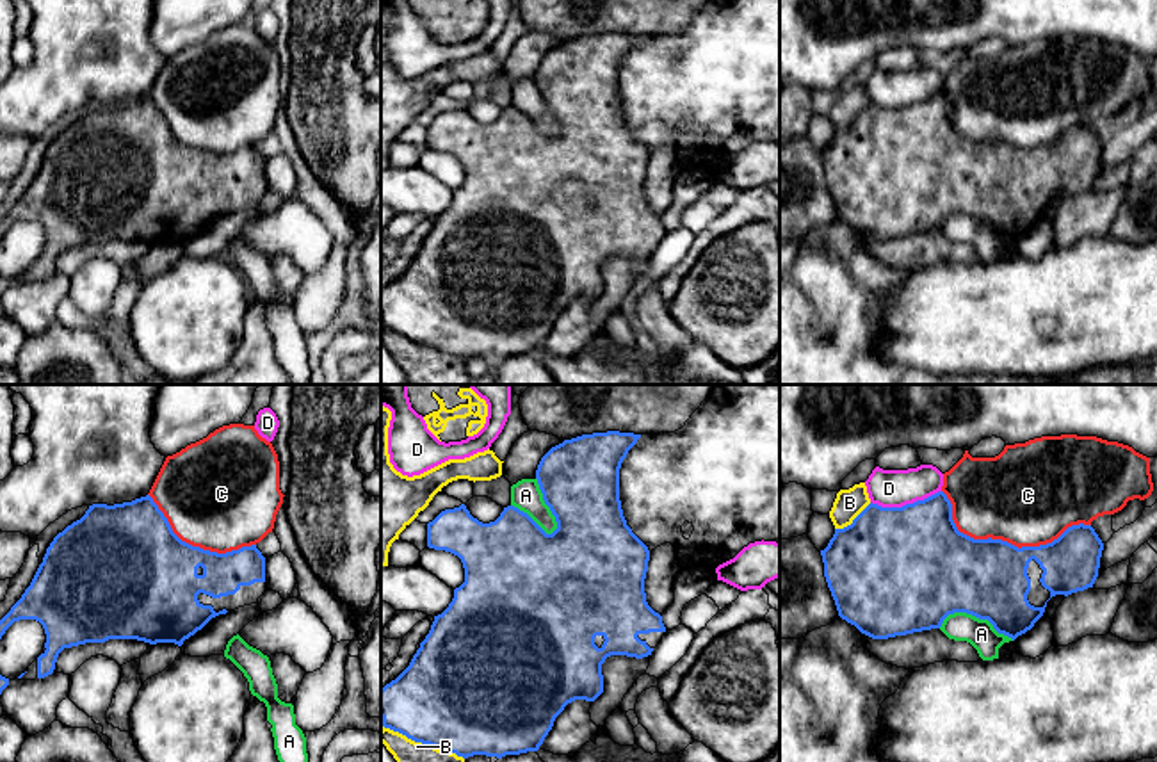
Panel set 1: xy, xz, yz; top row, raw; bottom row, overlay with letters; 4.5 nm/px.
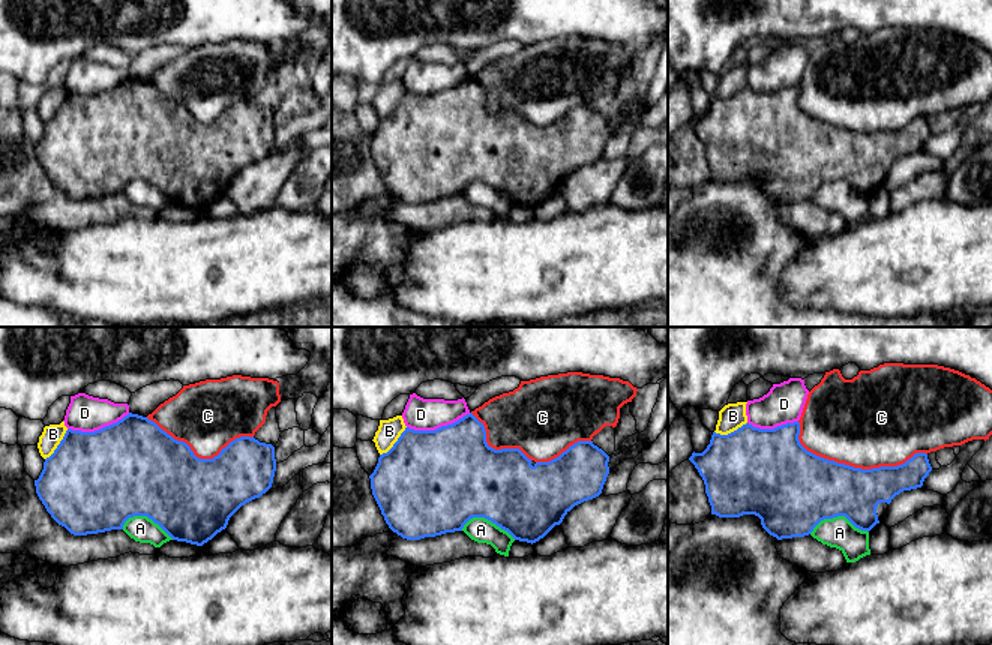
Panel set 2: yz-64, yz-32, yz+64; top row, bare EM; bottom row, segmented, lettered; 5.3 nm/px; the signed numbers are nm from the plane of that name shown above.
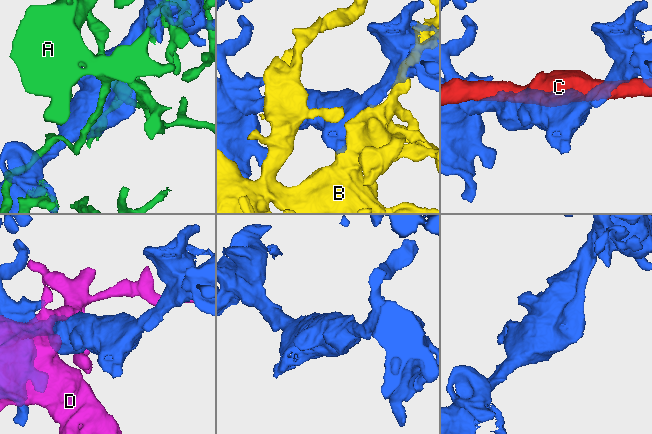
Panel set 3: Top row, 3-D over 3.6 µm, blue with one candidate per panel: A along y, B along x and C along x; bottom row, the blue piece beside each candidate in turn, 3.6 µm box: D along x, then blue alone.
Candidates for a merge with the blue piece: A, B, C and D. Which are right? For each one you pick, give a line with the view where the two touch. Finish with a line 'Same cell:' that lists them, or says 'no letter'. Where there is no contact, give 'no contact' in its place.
Same cell: no letter

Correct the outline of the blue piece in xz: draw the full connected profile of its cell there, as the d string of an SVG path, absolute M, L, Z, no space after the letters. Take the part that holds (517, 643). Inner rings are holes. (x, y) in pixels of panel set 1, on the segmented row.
M619 431L582 434L541 458L536 479L557 522L552 534L514 506L504 507L490 523L473 518L465 504L441 511L427 523L427 547L457 555L465 582L454 589L449 607L434 616L409 666L381 689L384 728L463 758L538 751L568 703L595 701L603 693L602 664L607 657L651 655L666 627L646 602L650 550L627 525L619 500L619 468L639 438Z

